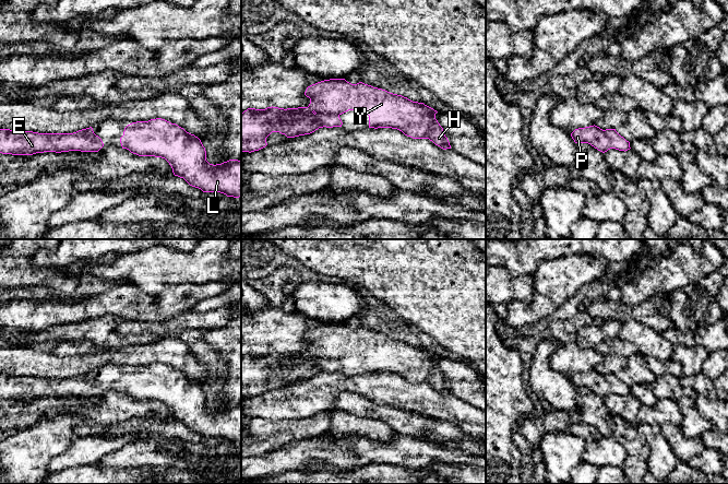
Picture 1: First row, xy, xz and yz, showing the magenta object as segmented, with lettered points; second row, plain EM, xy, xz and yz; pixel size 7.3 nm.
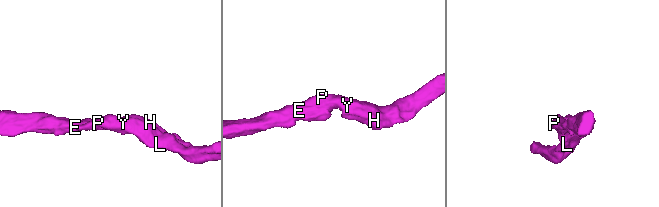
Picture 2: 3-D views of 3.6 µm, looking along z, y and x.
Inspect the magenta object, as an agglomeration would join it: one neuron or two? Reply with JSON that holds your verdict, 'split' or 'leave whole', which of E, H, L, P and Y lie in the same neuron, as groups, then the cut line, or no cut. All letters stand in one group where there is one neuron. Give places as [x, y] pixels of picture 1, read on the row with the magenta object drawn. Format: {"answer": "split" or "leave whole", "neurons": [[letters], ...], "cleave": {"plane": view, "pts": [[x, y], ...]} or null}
{"answer": "leave whole", "neurons": [["E", "H", "L", "P", "Y"]], "cleave": null}

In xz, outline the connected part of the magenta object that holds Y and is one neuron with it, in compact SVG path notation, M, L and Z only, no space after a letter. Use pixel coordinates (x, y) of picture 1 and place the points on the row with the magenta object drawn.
M330 79L318 82L307 87L305 95L310 98L308 107L298 108L278 108L267 107L265 109L248 108L241 113L241 152L259 151L267 145L266 138L272 132L279 132L287 138L295 138L299 135L310 134L319 128L342 127L343 122L339 116L348 110L360 109L369 116L369 128L392 128L402 131L405 135L413 139L429 139L435 145L443 150L451 149L450 142L443 132L443 128L435 119L438 113L433 108L423 103L413 102L402 95L390 93L385 90L373 87L371 85L359 82L351 84L345 79Z

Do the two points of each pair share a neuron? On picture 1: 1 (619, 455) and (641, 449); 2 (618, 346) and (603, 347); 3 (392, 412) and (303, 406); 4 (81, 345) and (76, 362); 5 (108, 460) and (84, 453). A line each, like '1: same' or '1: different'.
1: different
2: same
3: different
4: different
5: different

